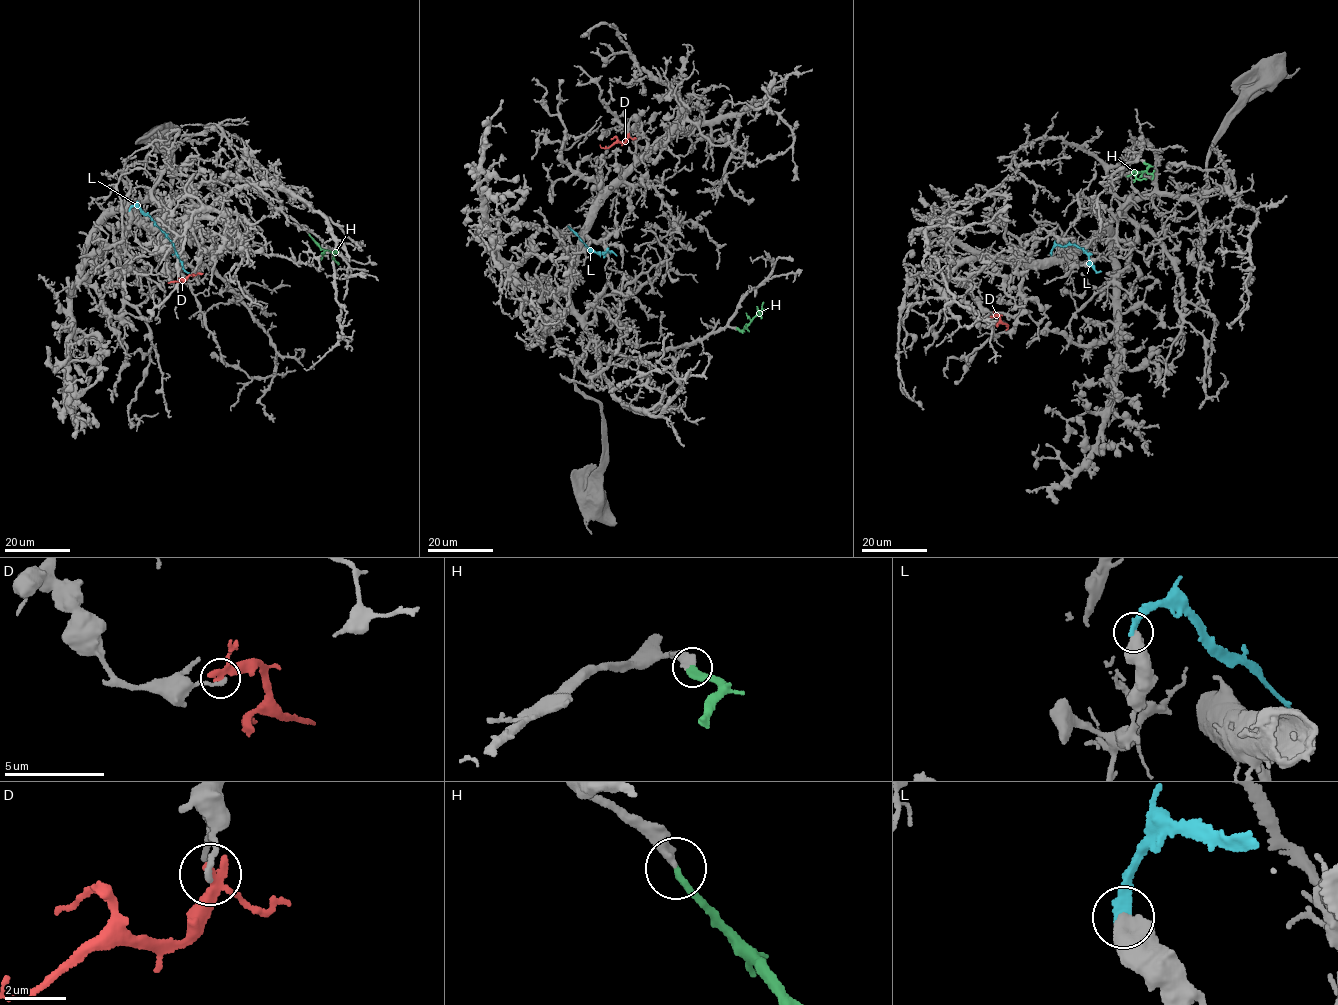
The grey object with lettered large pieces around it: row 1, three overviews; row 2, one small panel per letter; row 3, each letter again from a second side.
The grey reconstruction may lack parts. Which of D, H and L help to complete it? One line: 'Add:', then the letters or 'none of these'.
Add: H

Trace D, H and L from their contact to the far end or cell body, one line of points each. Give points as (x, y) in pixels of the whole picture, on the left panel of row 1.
D: (194, 275), (168, 283)
H: (309, 234), (319, 247), (333, 252), (338, 264)
L: (129, 210), (138, 207), (151, 218), (173, 244), (182, 266), (190, 274)

